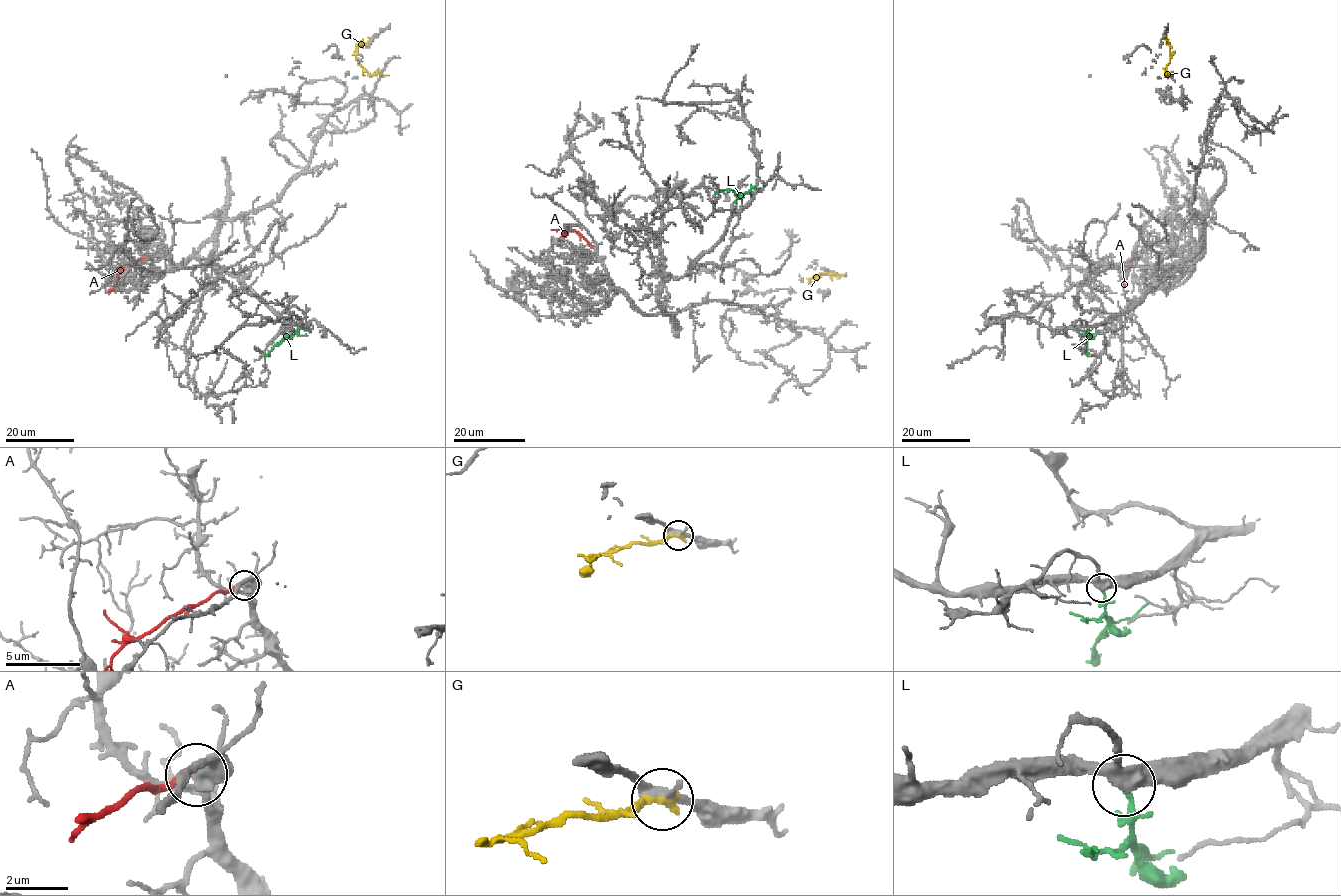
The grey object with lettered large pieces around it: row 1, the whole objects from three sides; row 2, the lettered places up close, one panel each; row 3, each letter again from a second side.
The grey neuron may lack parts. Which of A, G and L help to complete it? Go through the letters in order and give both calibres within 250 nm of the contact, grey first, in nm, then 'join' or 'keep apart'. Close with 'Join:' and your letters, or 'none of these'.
A: 440 nm thick on the grey side, 280 nm on the other; keep apart
G: 300 nm thick on the grey side, 300 nm on the other; keep apart
L: 200 nm thick on the grey side, 180 nm on the other; keep apart
Join: none of these

